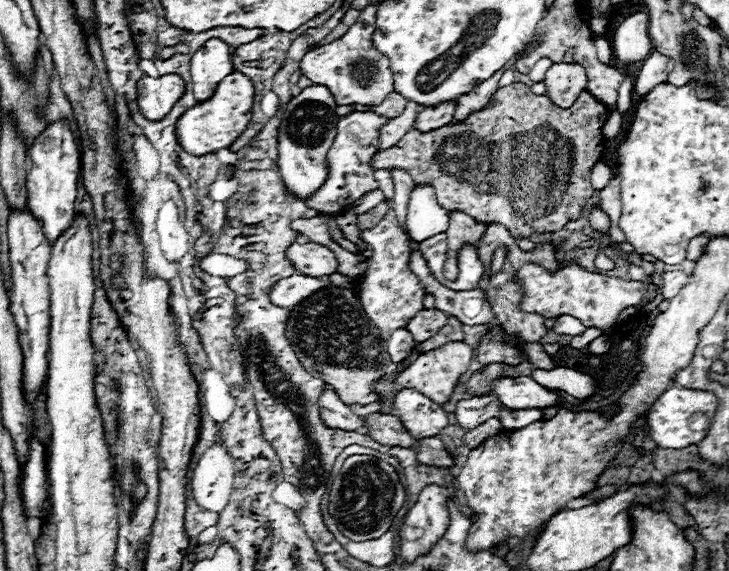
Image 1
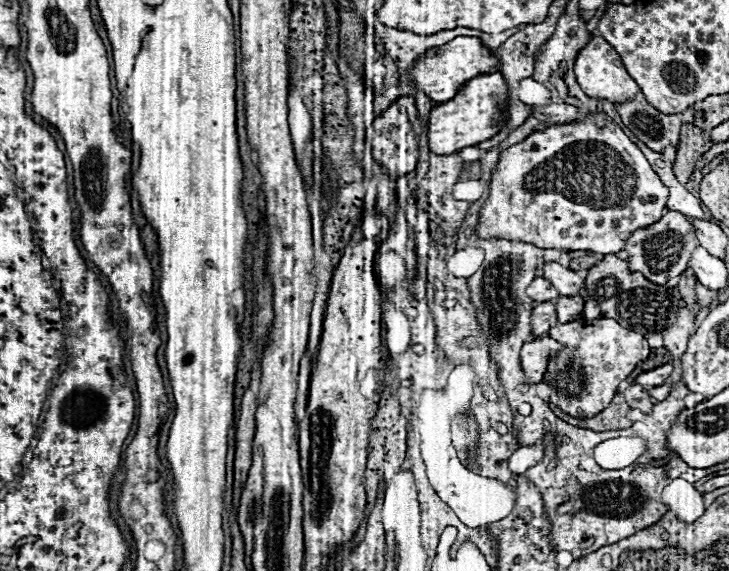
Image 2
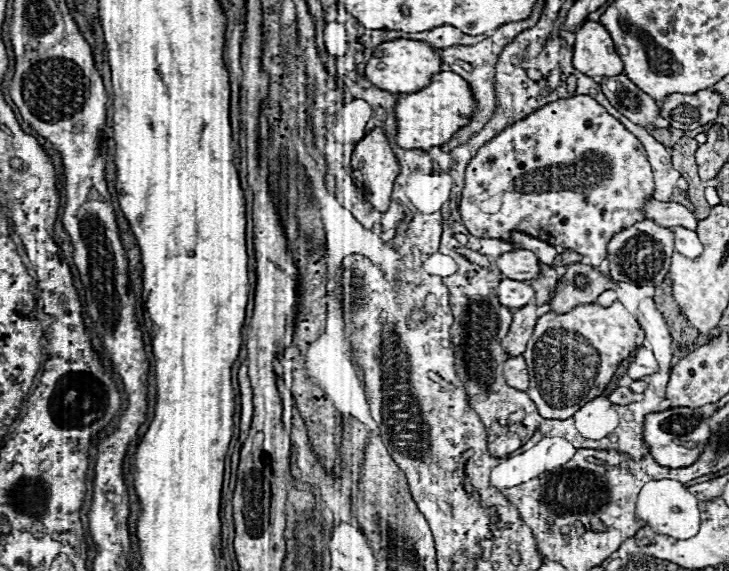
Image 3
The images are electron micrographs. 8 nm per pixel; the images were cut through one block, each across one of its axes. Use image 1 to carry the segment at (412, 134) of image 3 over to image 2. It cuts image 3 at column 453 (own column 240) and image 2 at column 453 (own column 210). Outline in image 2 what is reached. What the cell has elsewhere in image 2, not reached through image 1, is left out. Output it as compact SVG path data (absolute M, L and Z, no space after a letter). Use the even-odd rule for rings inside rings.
M480 74L460 86L454 98L436 104L428 118L428 146L434 154L454 154L460 148L476 146L492 138L504 126L504 104L508 92L504 78L494 74Z

